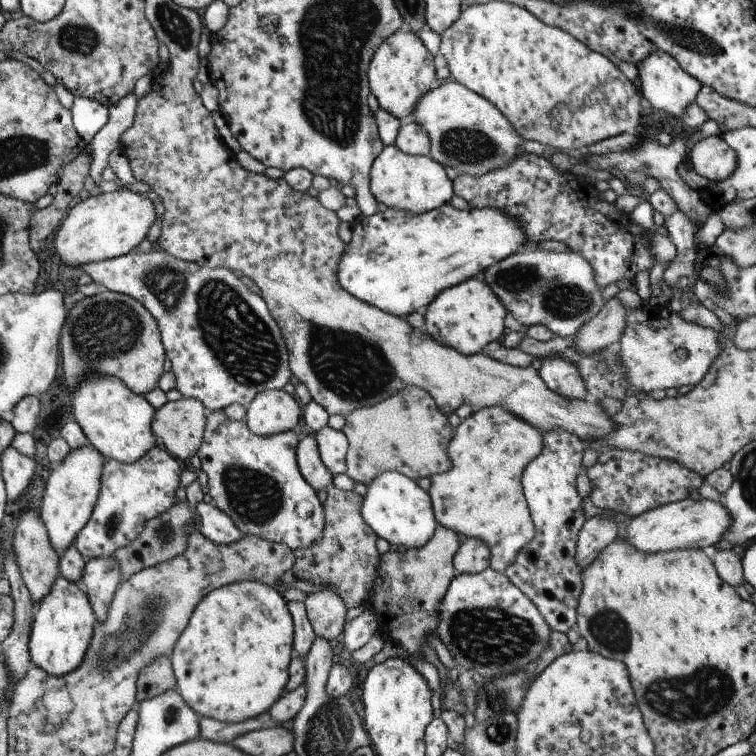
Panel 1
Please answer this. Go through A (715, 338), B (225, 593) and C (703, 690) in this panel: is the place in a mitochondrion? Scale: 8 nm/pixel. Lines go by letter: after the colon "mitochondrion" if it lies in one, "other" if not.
A: other
B: other
C: mitochondrion

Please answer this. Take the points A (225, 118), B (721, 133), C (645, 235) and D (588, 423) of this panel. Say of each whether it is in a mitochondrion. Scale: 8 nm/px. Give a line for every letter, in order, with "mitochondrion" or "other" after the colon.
A: other
B: other
C: other
D: other

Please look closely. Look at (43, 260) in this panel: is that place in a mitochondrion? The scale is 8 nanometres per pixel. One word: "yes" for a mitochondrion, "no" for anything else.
no

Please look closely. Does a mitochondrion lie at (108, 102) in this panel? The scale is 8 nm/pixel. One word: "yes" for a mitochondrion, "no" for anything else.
no

